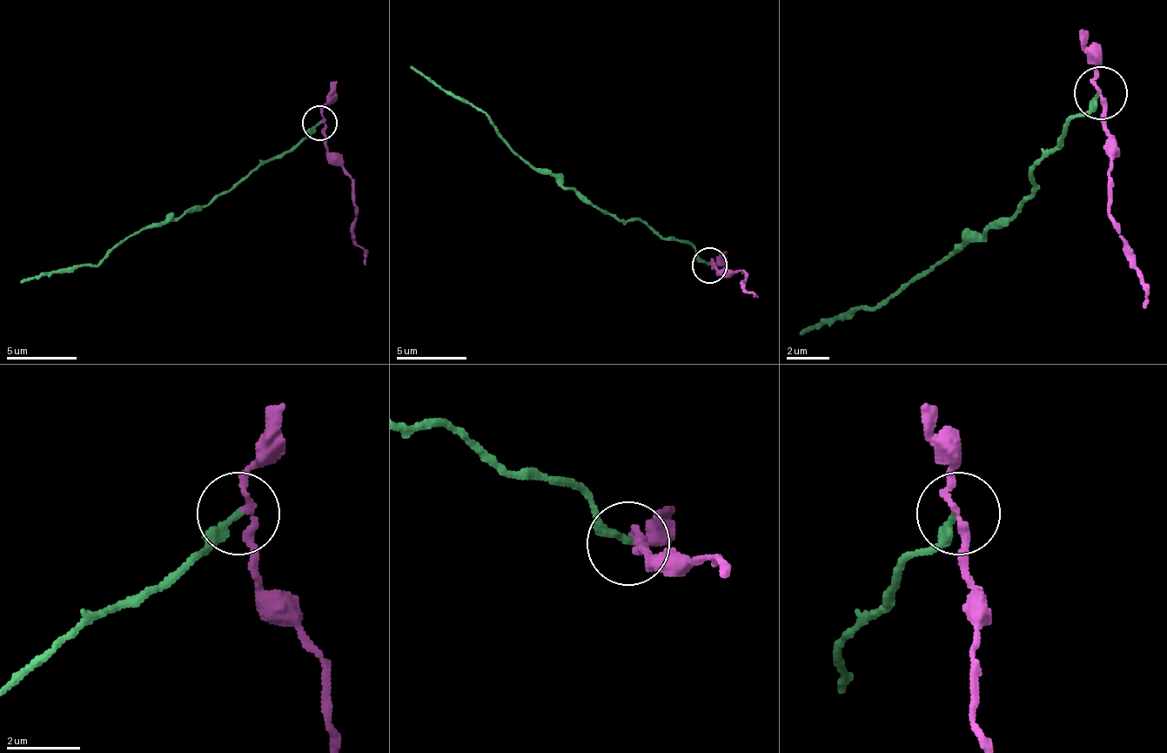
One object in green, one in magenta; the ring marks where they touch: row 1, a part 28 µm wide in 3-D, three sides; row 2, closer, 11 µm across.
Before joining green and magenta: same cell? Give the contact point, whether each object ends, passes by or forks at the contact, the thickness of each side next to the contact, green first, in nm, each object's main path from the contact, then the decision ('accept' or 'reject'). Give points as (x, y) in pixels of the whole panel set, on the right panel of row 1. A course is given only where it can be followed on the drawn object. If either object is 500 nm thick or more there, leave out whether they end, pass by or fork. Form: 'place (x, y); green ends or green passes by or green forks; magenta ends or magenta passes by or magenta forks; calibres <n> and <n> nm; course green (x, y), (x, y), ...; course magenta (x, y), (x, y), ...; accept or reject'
place (1101, 92); green ends; magenta passes by; calibres 220 and 190 nm; course green (1099, 91), (1030, 171), (1030, 192), (1009, 218), (935, 261), (870, 309), (839, 314), (801, 336); course magenta (1099, 91), (1104, 97), (1109, 218), (1126, 261), (1147, 288), (1142, 309); reject

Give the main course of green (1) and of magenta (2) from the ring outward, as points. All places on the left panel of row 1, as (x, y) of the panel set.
1: (318, 122), (298, 143), (262, 160), (206, 206), (196, 206), (129, 234), (93, 265), (55, 270), (19, 284)
2: (318, 122), (325, 125), (325, 146), (350, 178), (353, 234), (364, 252), (364, 265)

